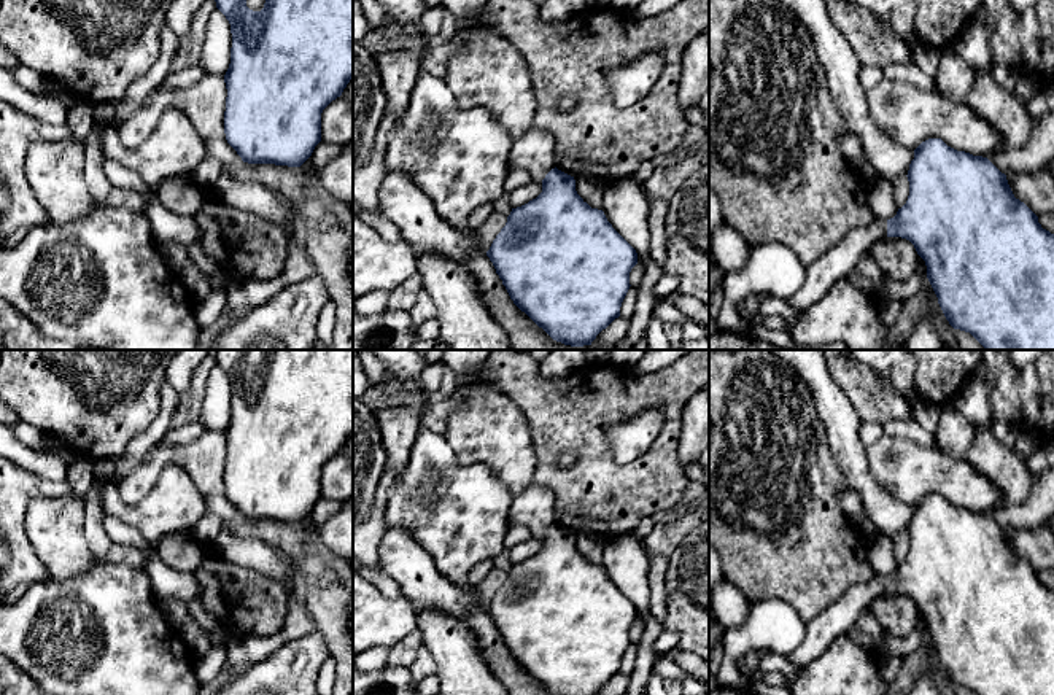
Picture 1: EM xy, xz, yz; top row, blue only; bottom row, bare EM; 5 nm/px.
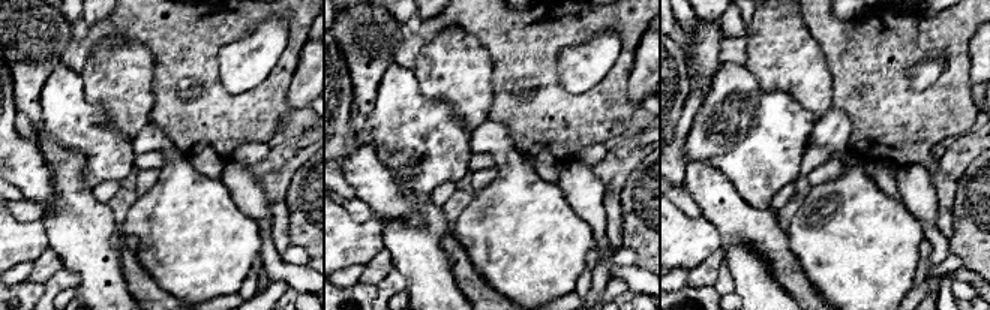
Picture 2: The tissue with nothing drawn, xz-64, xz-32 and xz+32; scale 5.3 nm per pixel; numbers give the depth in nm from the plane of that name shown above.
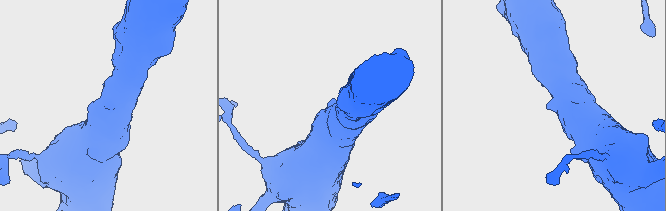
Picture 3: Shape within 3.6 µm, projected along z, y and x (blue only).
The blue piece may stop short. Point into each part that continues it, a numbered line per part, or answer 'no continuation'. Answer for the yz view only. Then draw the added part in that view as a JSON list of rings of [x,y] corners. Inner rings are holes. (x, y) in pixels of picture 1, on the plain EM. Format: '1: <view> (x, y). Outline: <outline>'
1: yz (843, 614). Outline: [[[876,574],[870,582],[847,590],[817,617],[806,620],[806,638],[800,647],[787,657],[803,668],[819,657],[828,644],[851,630],[857,620],[871,609],[873,603],[887,593],[887,577]]]

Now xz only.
1: xz (533, 508). Outline: [[[529,485],[513,498],[509,522],[526,525],[534,536],[542,538],[556,523],[553,515],[553,495],[544,487]]]

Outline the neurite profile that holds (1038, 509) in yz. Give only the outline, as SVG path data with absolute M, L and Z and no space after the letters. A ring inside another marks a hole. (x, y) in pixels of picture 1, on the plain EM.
M1054 466L1032 480L1030 496L1022 504L1005 504L987 515L1005 531L1038 528L1054 517Z

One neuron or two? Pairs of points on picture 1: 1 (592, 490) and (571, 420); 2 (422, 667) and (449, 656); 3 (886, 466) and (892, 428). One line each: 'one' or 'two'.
1: one
2: two
3: two

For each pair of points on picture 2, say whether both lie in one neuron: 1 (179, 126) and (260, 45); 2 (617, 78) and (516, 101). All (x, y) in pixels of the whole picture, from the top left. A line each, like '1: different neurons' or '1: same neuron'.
1: different neurons
2: same neuron

